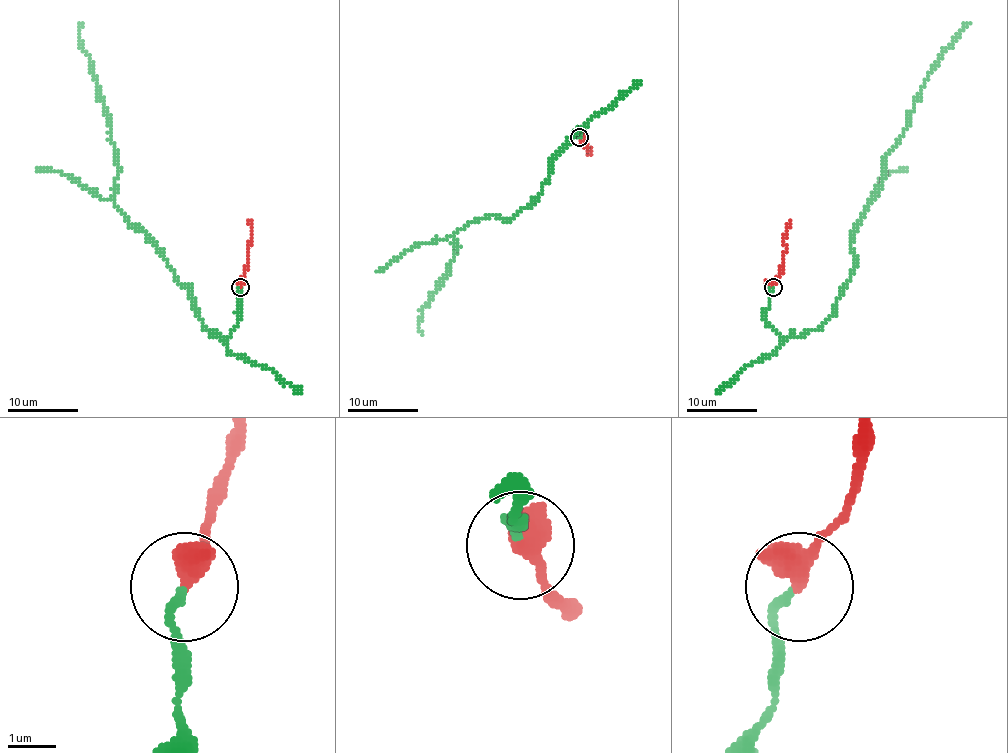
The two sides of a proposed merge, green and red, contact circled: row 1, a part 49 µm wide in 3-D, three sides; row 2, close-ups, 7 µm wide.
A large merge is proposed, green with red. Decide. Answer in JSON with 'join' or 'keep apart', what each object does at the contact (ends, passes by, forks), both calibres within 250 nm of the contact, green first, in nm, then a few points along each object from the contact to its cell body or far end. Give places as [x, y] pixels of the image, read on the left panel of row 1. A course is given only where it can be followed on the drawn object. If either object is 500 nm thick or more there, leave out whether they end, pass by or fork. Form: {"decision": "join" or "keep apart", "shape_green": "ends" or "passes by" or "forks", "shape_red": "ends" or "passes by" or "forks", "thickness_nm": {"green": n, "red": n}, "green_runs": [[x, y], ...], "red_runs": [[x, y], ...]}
{"decision": "join", "thickness_nm": {"green": 160, "red": 550}, "green_runs": [[240, 286], [238, 320], [224, 339], [212, 336], [157, 246], [115, 204], [117, 152], [83, 50], [83, 22]], "red_runs": [[240, 286], [252, 239], [249, 221]]}

